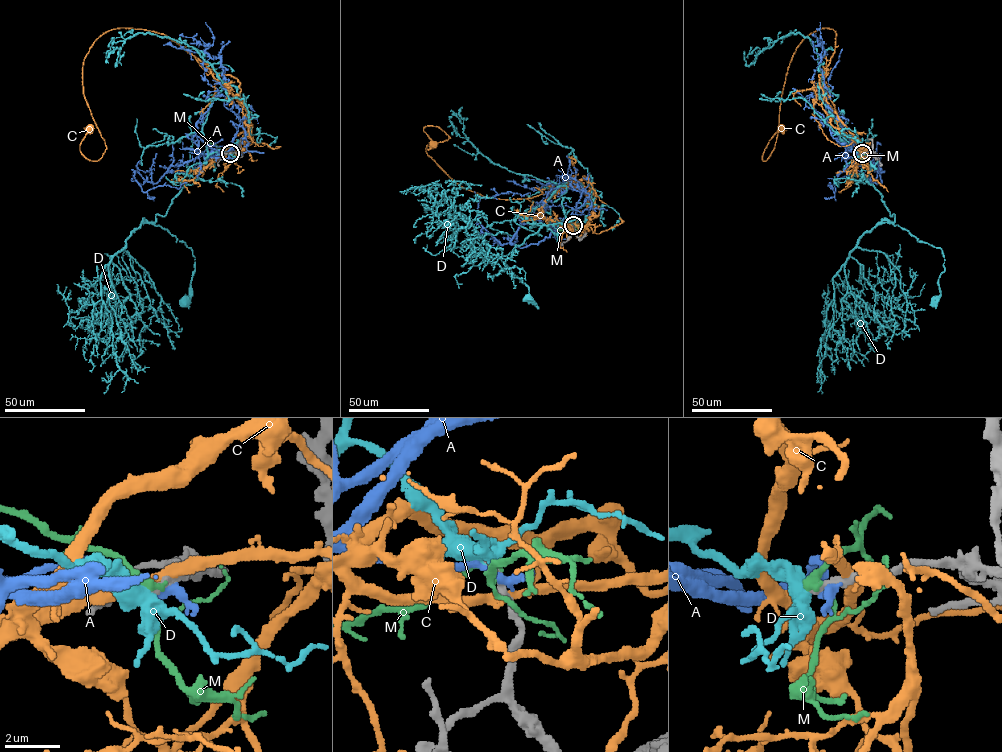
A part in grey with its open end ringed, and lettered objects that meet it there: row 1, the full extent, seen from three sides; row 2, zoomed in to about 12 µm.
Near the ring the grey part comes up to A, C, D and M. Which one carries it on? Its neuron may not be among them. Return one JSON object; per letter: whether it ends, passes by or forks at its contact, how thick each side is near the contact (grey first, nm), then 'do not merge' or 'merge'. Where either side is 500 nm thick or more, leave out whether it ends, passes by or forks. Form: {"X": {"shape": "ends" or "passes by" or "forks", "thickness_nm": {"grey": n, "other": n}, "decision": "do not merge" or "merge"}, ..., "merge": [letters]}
{"A": {"shape": "passes by", "thickness_nm": {"grey": 320, "other": 280}, "decision": "do not merge"}, "C": {"shape": "passes by", "thickness_nm": {"grey": 280, "other": 360}, "decision": "do not merge"}, "D": {"shape": "passes by", "thickness_nm": {"grey": 260, "other": 300}, "decision": "merge"}, "M": {"shape": "passes by", "thickness_nm": {"grey": 280, "other": 320}, "decision": "do not merge"}, "merge": ["D"]}

